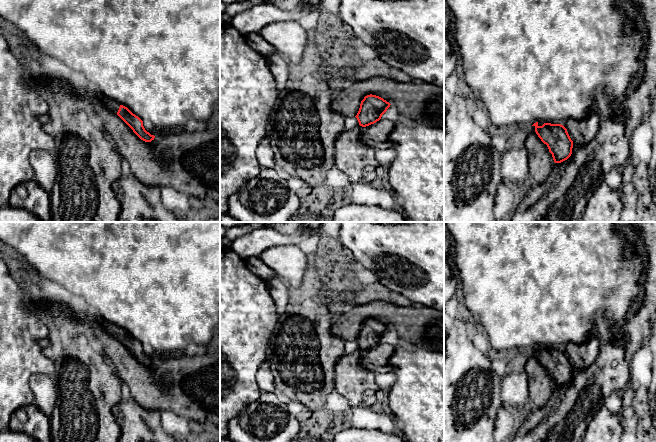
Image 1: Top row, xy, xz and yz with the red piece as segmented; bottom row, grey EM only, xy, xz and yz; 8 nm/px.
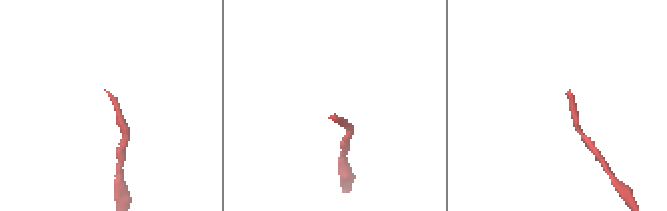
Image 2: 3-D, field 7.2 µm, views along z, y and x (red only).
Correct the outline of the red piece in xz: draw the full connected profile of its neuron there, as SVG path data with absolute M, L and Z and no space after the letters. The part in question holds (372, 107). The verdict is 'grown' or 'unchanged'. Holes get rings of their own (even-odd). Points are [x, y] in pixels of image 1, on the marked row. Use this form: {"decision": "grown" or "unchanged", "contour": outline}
{"decision": "unchanged", "contour": "M367 95L361 101L359 111L355 116L362 127L376 123L390 107L390 103L376 95Z"}

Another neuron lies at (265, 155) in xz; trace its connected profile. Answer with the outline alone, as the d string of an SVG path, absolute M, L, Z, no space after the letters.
M267 137L262 139L257 148L257 159L262 169L275 169L274 153Z

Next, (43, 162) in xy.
M34 150L30 154L29 161L34 172L33 180L46 192L50 193L57 176L54 154L48 150Z

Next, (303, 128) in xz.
M326 80L292 81L280 94L267 124L276 167L311 186L321 184L335 165L335 142L345 130L345 117L331 108L335 96Z

